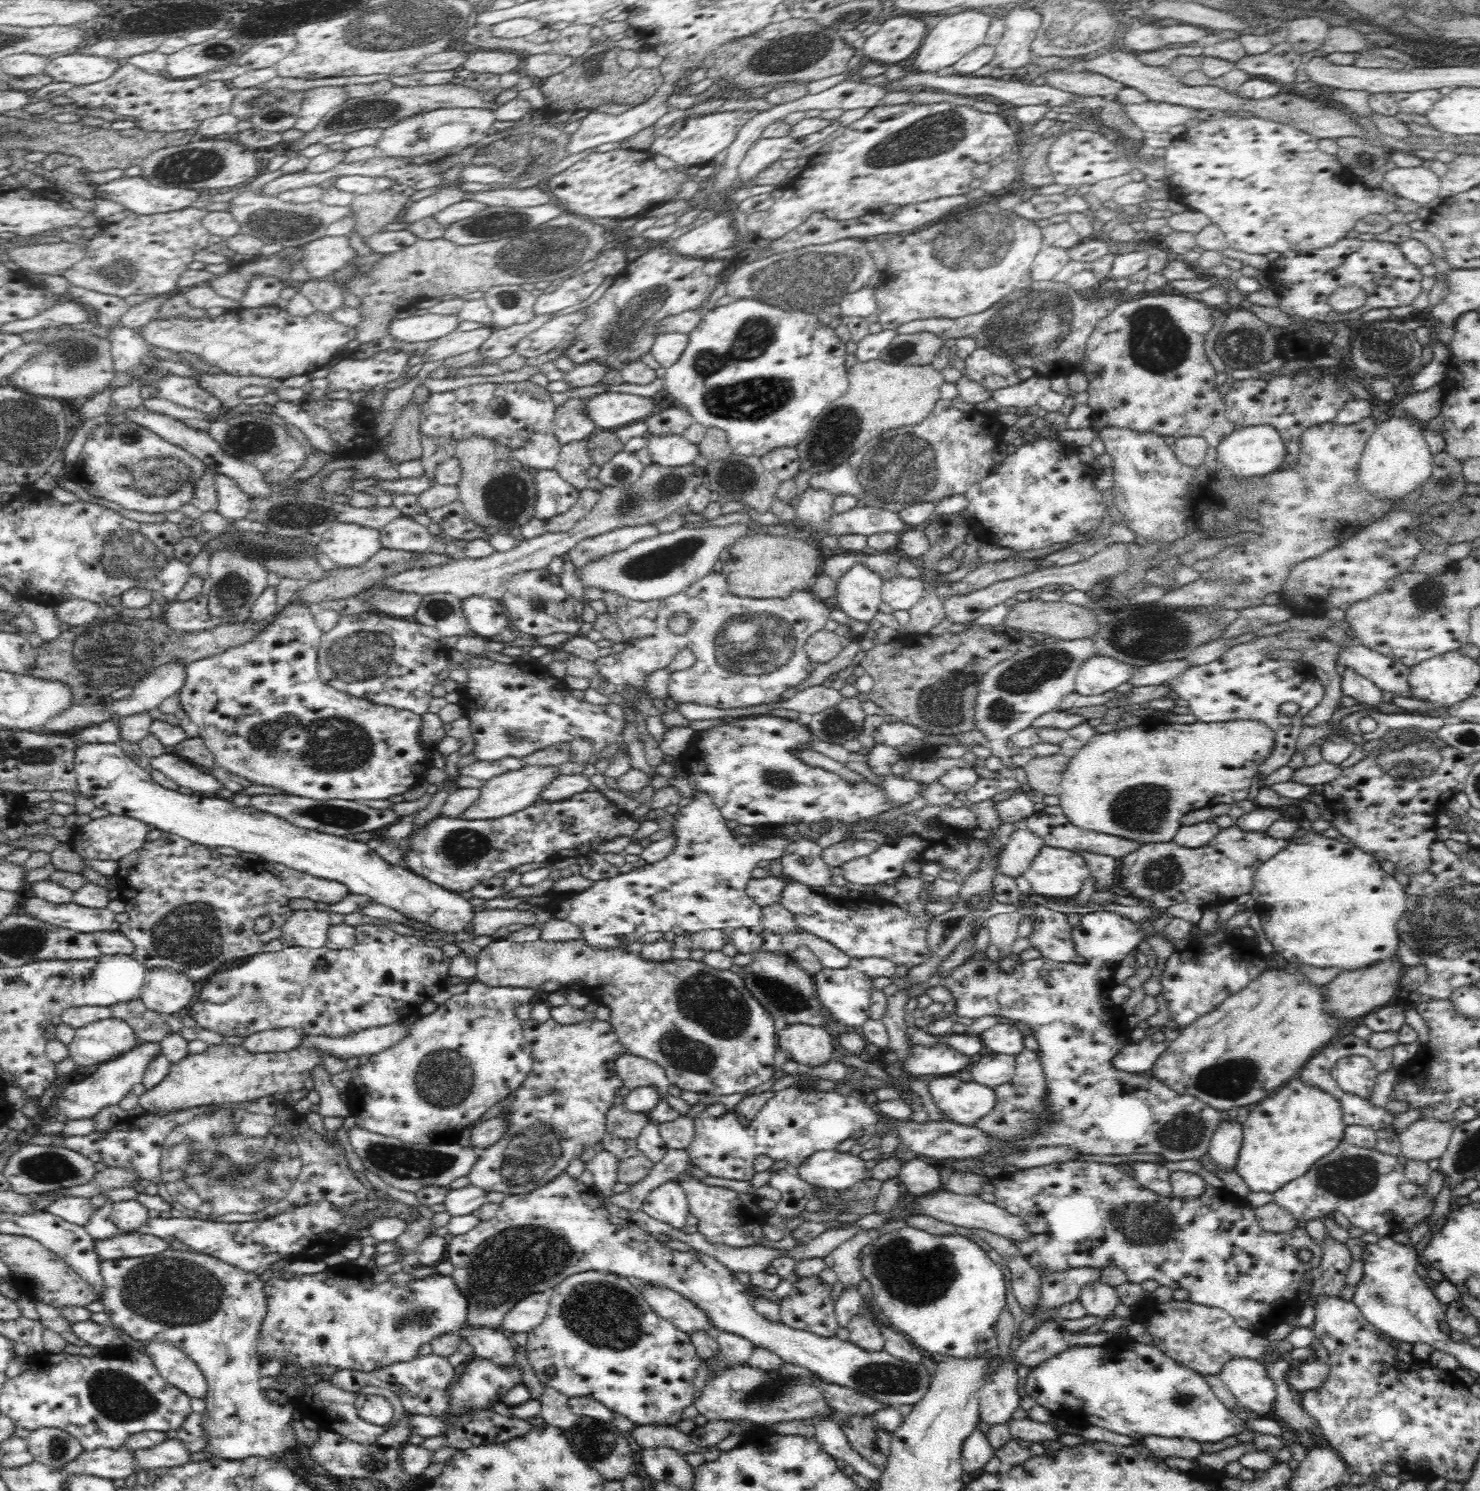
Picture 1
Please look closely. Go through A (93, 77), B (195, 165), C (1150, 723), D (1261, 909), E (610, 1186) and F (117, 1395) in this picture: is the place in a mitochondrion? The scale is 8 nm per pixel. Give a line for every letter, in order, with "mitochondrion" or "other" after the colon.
A: other
B: mitochondrion
C: other
D: other
E: other
F: mitochondrion

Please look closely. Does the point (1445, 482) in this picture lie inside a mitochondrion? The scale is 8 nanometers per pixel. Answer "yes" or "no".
no

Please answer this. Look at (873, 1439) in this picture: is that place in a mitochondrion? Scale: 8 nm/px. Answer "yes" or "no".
yes

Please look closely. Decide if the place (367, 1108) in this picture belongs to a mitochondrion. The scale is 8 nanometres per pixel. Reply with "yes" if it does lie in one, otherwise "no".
no

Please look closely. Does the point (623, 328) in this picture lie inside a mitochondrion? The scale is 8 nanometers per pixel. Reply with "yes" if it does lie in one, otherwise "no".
yes

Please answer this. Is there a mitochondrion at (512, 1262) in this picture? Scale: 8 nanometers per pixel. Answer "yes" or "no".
yes

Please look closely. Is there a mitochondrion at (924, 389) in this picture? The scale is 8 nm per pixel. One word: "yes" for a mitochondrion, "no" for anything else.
no

